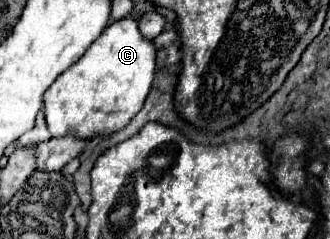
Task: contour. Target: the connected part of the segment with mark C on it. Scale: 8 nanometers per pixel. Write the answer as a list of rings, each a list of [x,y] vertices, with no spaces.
[[[133,17],[105,27],[87,53],[71,65],[45,91],[45,119],[51,137],[77,133],[79,137],[105,137],[123,129],[143,107],[155,79],[155,43],[141,35]]]

